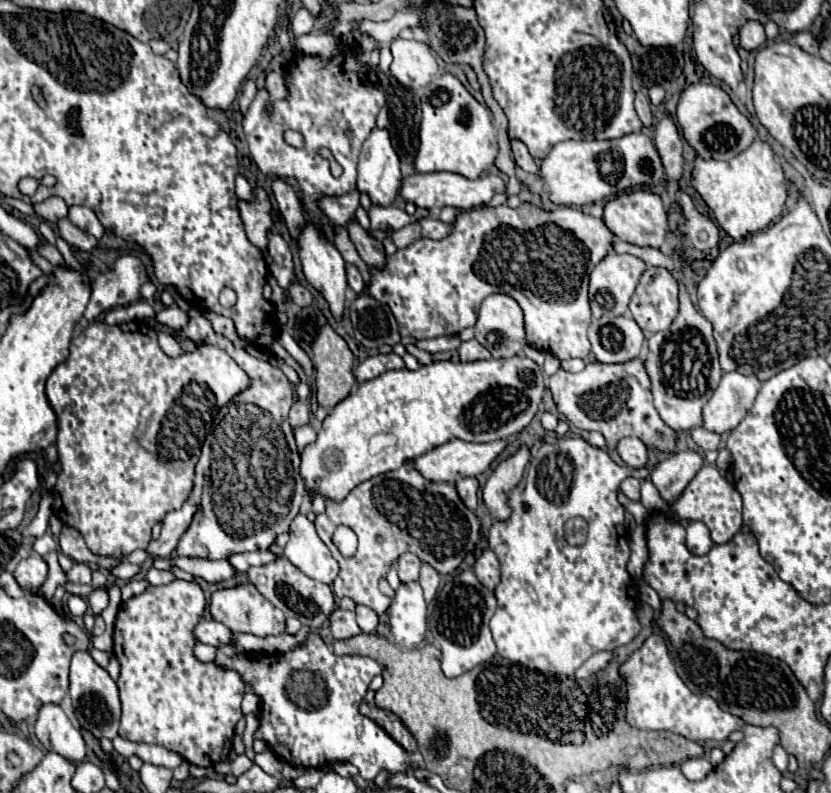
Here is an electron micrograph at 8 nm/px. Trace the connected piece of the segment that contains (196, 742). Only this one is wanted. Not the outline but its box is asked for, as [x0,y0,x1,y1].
[114,579,246,767]

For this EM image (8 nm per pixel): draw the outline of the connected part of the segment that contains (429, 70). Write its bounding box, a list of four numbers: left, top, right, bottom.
[390,37,438,87]

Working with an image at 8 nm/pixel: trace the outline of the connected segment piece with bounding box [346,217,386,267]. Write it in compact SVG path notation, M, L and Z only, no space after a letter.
M356 217L350 219L350 223L346 225L346 229L348 229L350 239L352 239L352 243L356 245L358 255L362 257L362 261L364 261L366 265L382 267L382 263L384 263L384 259L386 259L382 243L380 243L378 239L370 237L370 235L360 227L360 223L358 223Z

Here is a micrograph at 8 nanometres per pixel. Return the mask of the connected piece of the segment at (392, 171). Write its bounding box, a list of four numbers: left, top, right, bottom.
[358,127,400,203]

